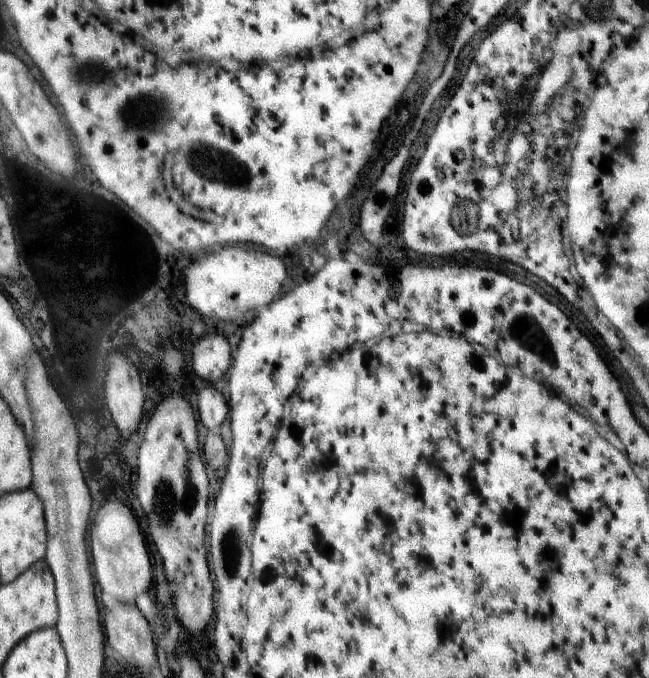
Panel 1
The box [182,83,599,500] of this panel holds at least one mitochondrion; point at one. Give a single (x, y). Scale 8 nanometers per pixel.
(197, 160)

